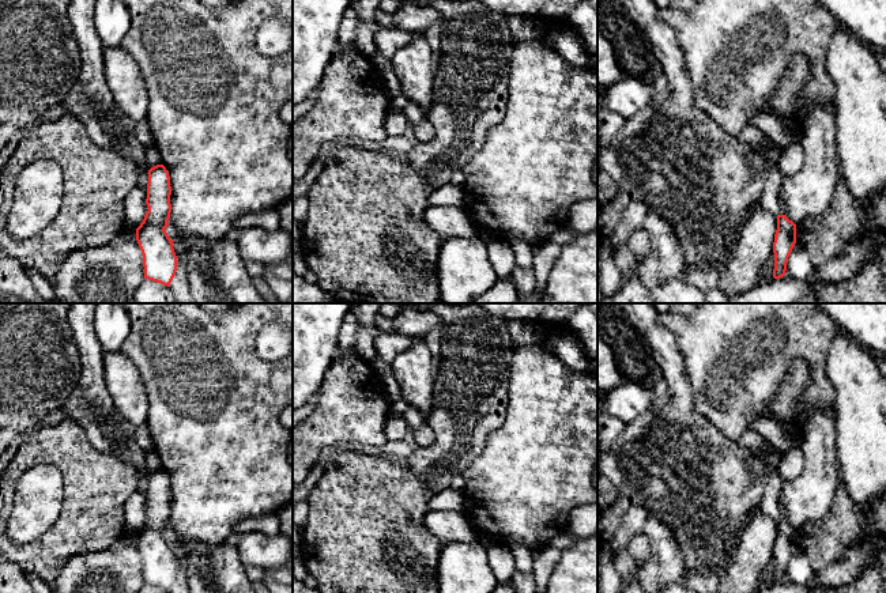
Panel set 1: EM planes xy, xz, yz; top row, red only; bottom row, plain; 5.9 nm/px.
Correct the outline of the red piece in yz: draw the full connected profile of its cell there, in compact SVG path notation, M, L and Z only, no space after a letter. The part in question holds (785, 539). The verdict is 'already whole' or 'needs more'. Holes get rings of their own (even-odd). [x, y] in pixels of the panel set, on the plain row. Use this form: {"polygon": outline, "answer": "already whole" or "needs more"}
{"polygon": "M778 520L777 535L773 547L774 583L780 583L785 579L788 562L795 548L796 548L796 529L792 525L789 525L785 520Z", "answer": "already whole"}

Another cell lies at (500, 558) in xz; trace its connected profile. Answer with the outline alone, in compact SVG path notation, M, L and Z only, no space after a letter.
M493 544L487 548L487 560L498 583L509 583L516 567L510 549L502 544Z

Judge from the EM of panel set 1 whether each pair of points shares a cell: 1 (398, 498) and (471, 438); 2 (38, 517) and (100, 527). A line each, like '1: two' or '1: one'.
1: two
2: two

